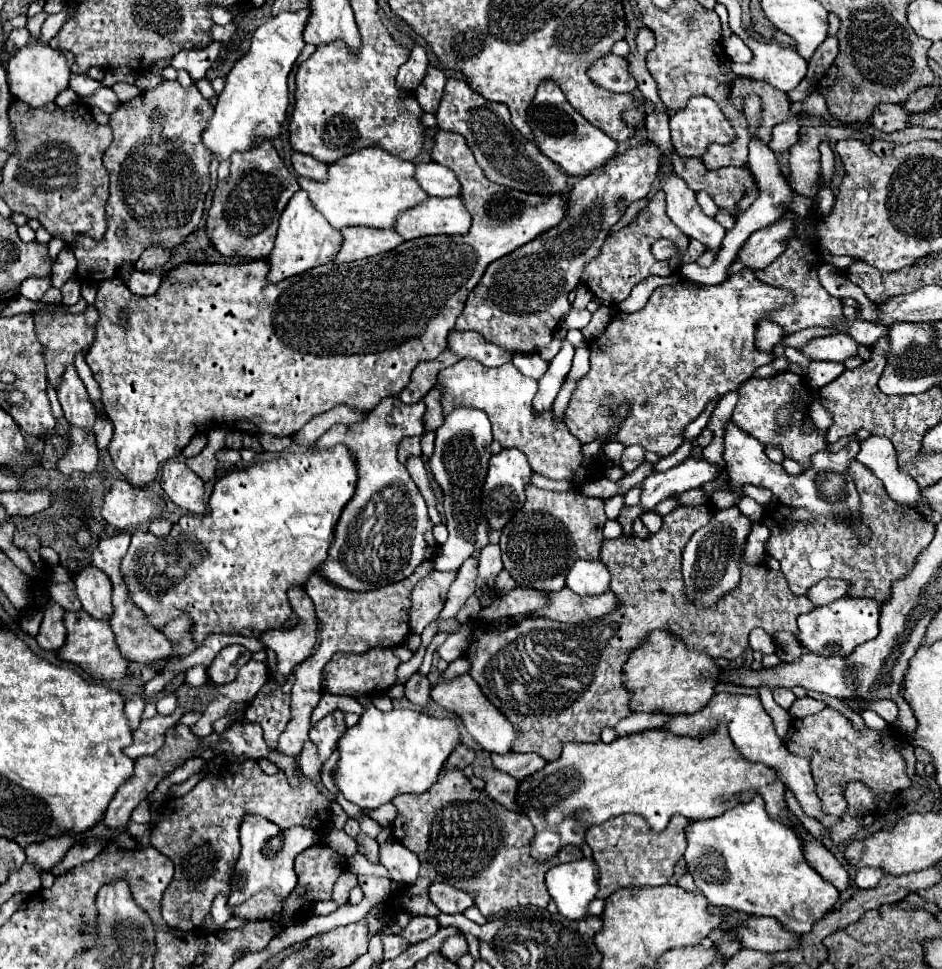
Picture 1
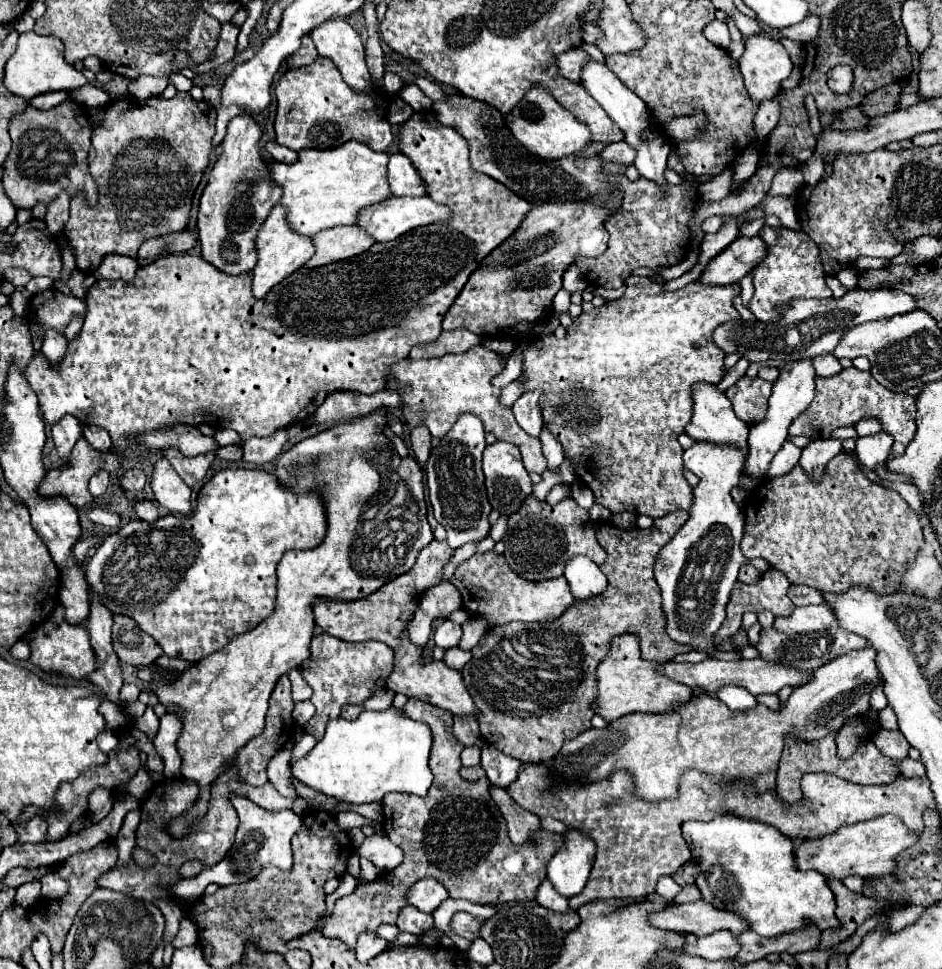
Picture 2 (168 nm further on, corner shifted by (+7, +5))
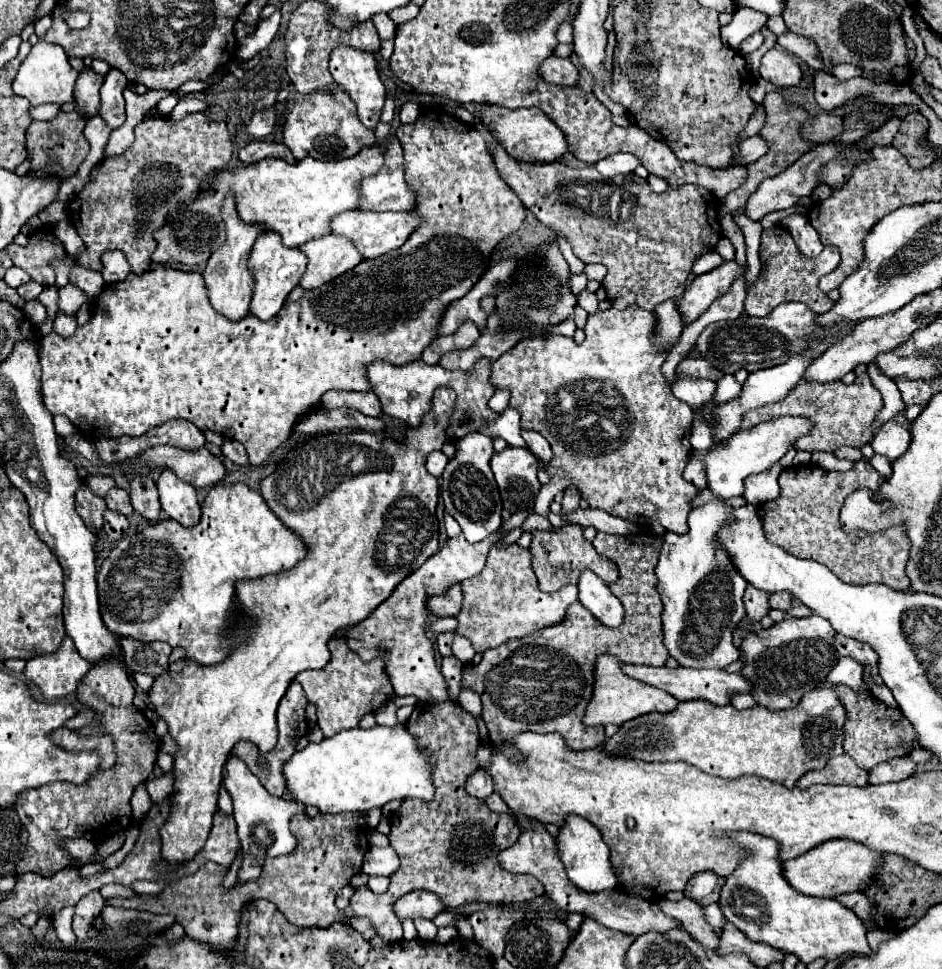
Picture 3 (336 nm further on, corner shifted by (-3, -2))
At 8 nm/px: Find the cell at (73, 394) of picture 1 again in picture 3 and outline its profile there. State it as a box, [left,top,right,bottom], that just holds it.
[52,314,78,338]

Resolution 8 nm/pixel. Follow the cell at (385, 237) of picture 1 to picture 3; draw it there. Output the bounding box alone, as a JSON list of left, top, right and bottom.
[300,234,364,288]

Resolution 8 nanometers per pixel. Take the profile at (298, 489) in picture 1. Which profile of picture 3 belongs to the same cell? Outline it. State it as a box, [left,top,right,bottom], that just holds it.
[96,482,306,664]

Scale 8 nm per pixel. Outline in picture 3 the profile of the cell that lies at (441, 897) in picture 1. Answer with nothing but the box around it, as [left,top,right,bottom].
[394,890,444,920]

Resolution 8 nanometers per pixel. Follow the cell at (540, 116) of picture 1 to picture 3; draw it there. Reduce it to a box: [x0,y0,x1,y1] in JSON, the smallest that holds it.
[480,106,570,162]

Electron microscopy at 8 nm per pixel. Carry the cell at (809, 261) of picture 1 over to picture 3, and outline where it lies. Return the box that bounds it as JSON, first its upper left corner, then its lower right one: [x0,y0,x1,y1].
[744,226,840,316]

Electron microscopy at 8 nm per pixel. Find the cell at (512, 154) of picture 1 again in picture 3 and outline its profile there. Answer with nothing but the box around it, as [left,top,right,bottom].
[484,130,720,310]

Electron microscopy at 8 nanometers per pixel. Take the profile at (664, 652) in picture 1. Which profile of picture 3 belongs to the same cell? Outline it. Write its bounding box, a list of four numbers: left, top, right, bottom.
[584,654,678,726]

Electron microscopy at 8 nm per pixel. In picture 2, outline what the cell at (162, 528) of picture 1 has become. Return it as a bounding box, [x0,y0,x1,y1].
[134,499,158,523]

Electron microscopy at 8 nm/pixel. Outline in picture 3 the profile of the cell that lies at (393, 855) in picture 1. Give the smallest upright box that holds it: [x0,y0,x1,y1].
[364,846,400,876]

